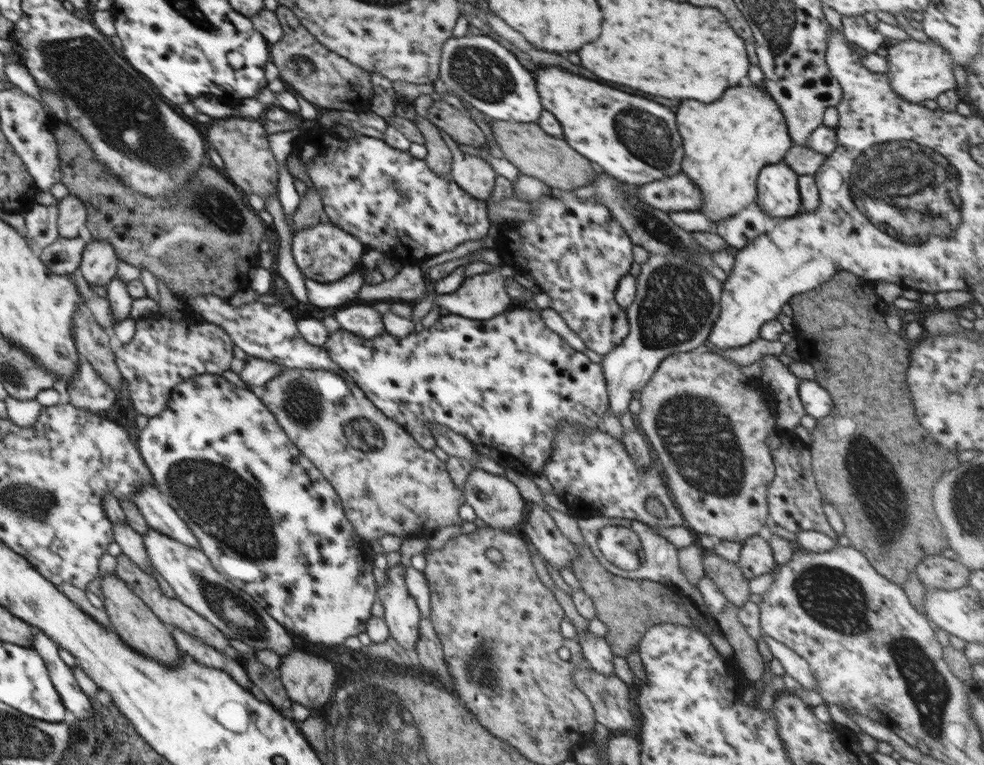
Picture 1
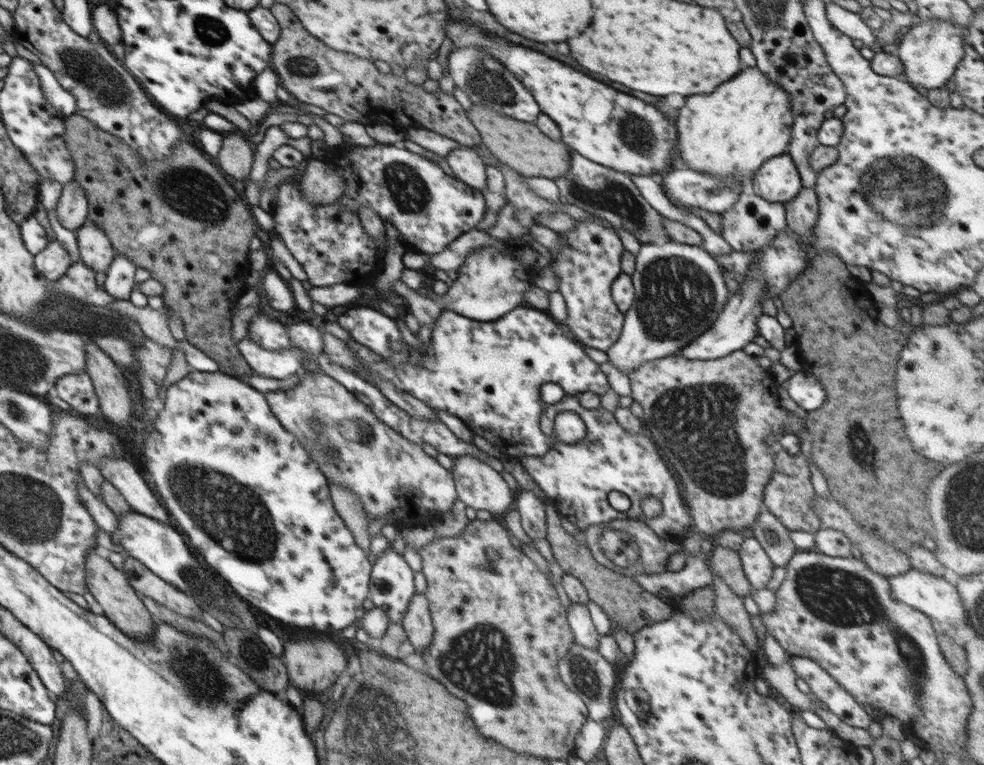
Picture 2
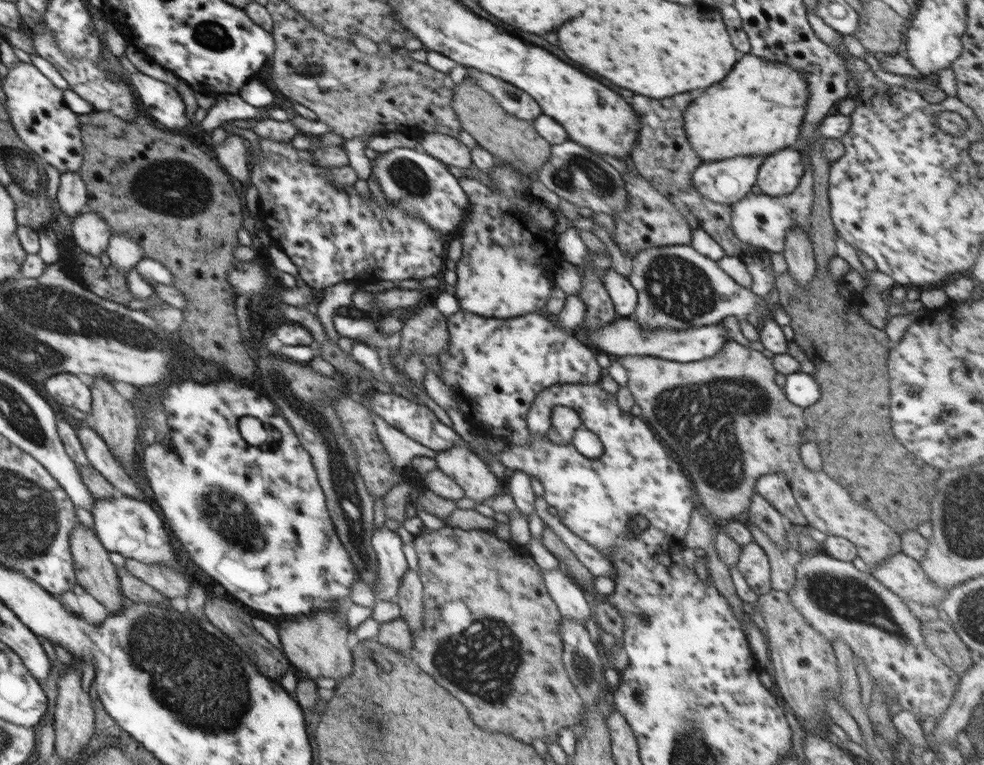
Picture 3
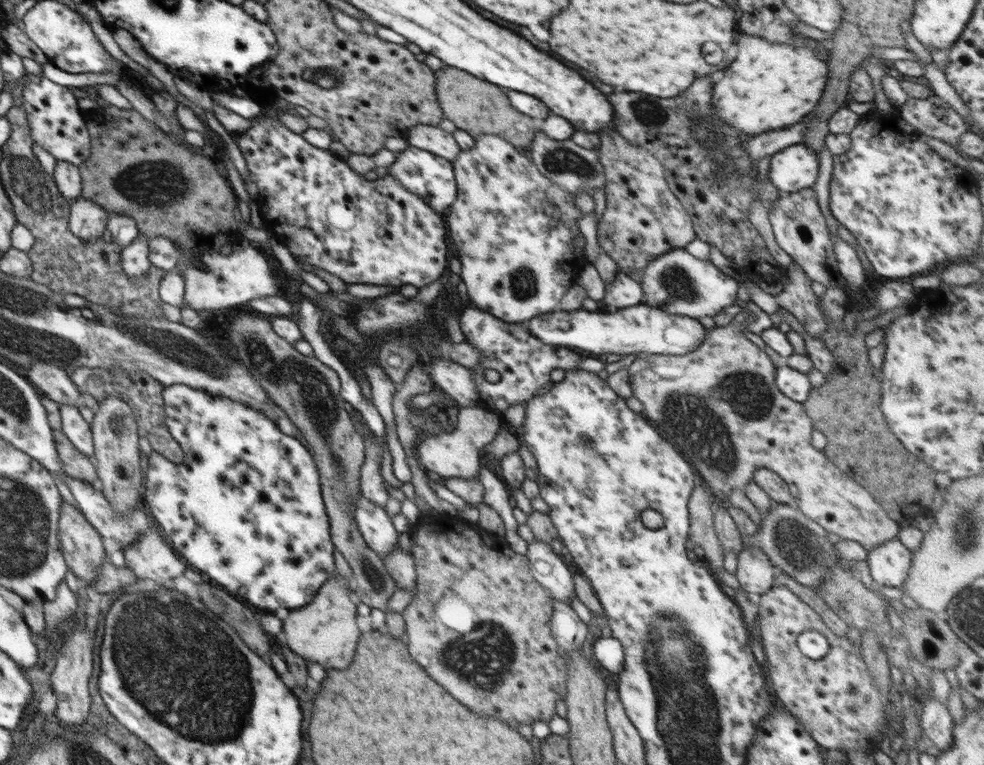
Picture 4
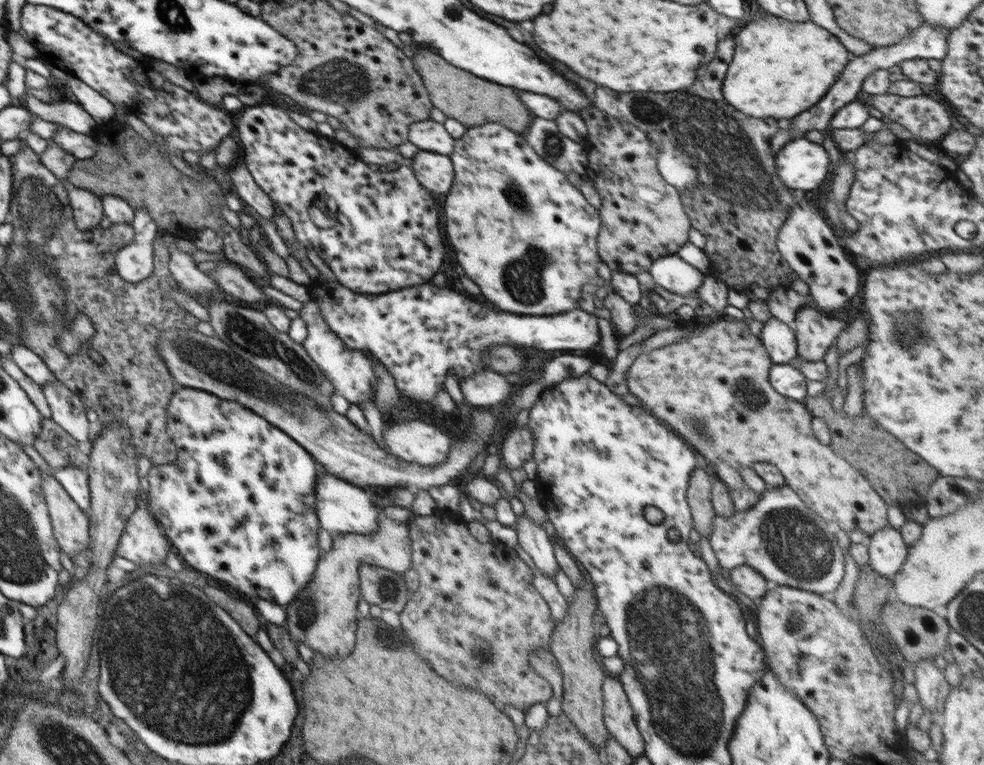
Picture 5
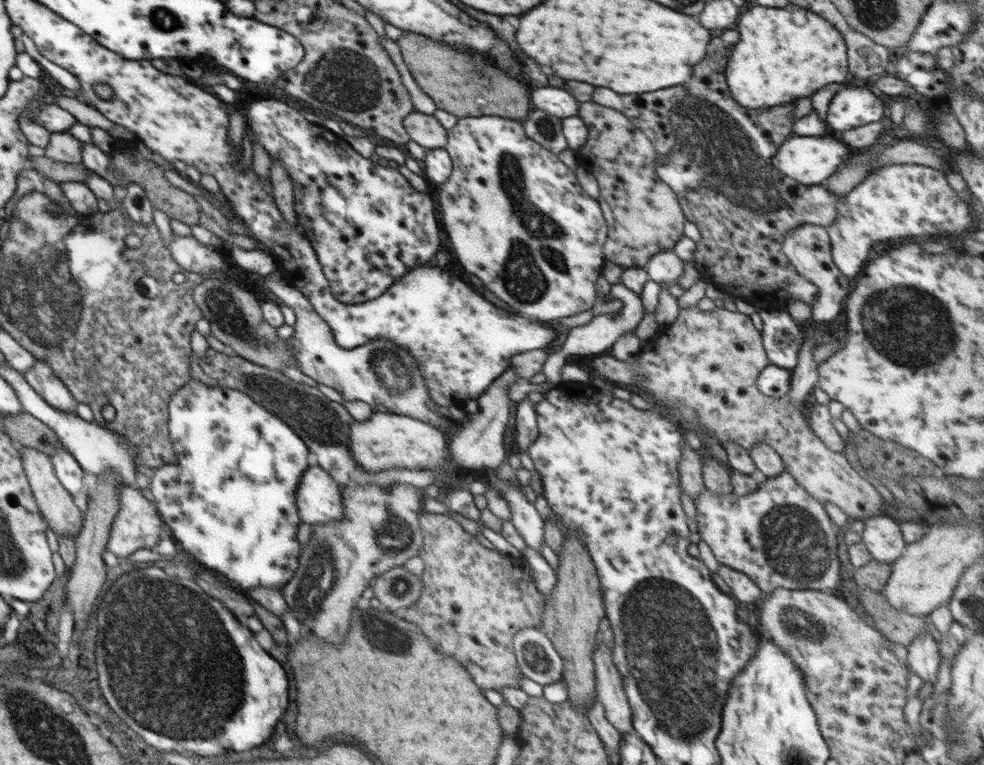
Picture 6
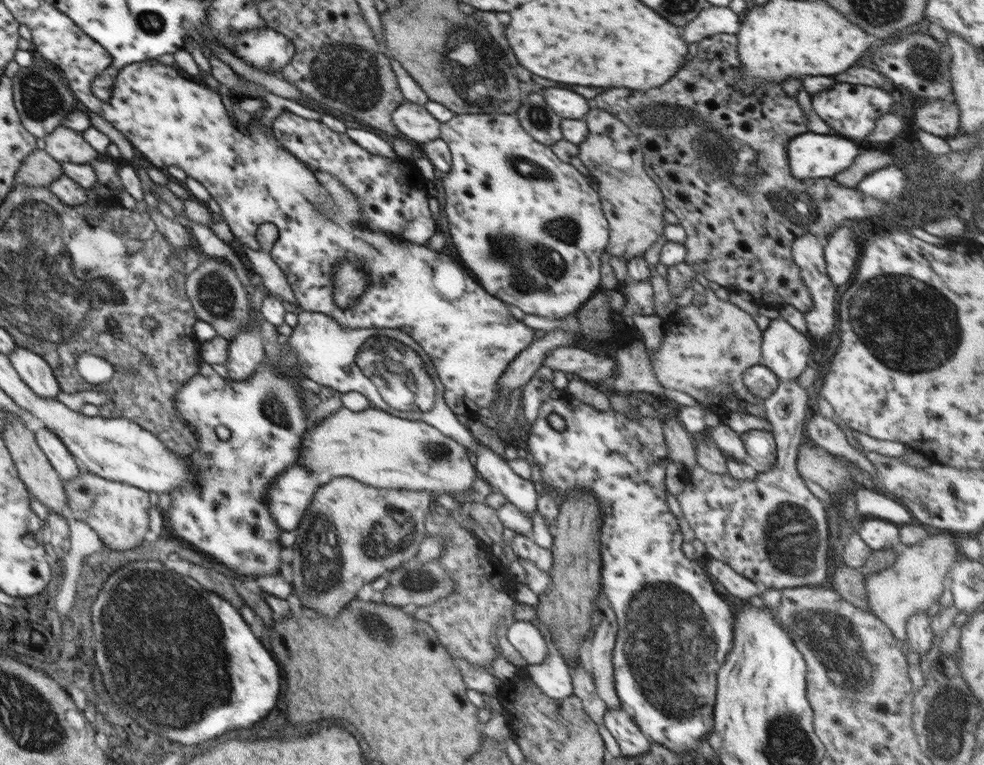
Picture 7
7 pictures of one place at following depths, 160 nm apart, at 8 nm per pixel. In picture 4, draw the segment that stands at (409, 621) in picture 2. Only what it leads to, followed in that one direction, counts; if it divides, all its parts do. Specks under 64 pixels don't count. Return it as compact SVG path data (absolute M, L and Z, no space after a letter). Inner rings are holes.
M397 544L391 554L382 556L390 576L400 589L412 590L417 586L417 572L412 554L408 554Z

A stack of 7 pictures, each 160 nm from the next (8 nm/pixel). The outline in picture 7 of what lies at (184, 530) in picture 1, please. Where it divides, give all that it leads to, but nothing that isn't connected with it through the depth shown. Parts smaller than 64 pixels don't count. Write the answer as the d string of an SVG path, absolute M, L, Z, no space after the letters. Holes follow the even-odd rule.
M17 346L8 354L12 366L28 388L44 399L56 399L61 391L51 366L38 353Z

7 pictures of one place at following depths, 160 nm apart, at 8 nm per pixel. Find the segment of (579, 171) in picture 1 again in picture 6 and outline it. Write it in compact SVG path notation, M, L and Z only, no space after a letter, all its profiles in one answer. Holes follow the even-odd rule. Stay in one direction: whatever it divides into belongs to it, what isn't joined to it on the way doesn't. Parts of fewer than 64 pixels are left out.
M405 32L397 41L402 49L404 63L420 88L435 102L438 109L458 118L500 116L512 120L524 120L532 109L531 99L522 84L498 70L482 56L466 56L466 52L454 50L448 43L434 41L415 32Z

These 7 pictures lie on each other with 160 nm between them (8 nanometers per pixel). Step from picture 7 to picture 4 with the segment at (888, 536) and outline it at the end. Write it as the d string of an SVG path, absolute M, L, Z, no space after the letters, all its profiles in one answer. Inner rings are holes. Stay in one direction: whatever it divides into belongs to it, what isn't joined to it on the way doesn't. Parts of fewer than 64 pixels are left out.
M892 540L868 551L866 558L875 587L900 589L911 572L913 554L900 540Z

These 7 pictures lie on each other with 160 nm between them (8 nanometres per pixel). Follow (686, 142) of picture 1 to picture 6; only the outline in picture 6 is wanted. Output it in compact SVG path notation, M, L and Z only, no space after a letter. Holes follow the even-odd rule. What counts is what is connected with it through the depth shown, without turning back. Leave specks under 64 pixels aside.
M757 4L740 16L734 28L739 32L739 42L725 68L725 79L733 99L744 108L796 102L799 98L811 97L828 84L843 83L848 76L846 40L832 23L815 12L794 4L784 8L766 8Z

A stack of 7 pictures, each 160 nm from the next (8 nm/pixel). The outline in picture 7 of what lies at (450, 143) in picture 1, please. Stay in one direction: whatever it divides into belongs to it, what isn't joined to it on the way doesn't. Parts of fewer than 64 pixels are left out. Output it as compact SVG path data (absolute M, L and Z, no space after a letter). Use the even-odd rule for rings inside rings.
M405 100L393 110L392 120L403 136L415 144L436 140L440 136L441 122L428 112L425 105Z

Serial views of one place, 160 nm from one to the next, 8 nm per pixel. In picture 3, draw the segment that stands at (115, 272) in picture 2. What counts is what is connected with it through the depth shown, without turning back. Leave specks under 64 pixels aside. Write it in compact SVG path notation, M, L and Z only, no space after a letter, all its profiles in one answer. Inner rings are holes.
M112 233L107 248L111 266L120 272L129 272L143 259L142 248L134 244L127 234Z

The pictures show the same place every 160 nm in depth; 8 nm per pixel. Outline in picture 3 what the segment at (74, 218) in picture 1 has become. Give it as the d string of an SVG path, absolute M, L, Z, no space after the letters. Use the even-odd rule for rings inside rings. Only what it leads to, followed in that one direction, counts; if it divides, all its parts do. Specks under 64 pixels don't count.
M77 172L61 174L57 196L57 203L61 212L74 218L87 208L87 185Z

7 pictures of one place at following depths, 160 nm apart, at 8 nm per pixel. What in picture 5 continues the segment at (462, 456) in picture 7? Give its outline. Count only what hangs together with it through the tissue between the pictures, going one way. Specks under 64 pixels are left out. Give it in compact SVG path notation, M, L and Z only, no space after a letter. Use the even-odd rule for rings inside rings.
M420 420L390 422L383 428L384 442L390 455L416 465L436 466L446 463L451 438L436 426Z

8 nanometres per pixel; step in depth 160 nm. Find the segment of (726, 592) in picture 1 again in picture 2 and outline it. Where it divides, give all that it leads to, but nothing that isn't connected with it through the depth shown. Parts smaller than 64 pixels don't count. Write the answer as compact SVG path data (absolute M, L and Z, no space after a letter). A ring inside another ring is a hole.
M715 545L713 553L709 556L709 562L713 571L720 574L734 594L744 597L753 593L750 581L743 571L738 551Z

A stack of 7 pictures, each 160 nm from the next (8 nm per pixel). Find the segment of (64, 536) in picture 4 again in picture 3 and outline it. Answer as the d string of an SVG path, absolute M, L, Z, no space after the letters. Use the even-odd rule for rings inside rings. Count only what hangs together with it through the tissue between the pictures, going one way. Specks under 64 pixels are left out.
M81 523L76 524L74 531L70 533L70 548L74 559L74 570L77 576L77 584L90 593L100 604L103 604L112 615L118 614L124 607L122 599L121 580L118 569L108 557L109 551L104 548L95 532L89 530Z

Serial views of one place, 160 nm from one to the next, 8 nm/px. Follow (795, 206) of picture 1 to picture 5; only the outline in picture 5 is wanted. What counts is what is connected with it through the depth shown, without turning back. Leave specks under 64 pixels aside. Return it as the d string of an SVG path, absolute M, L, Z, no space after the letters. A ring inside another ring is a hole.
M802 136L788 141L775 155L779 179L788 189L812 191L826 178L829 154L822 144Z

